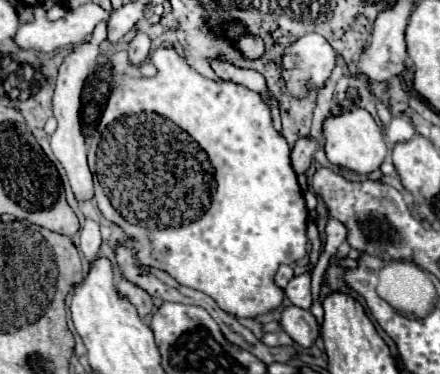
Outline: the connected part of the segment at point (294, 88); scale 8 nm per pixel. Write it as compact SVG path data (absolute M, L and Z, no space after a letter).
M306 34L298 38L282 58L284 78L294 96L304 96L308 86L324 86L334 68L336 54L320 34Z

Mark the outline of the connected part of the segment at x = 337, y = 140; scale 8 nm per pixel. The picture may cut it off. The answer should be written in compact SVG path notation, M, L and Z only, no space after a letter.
M342 106L338 114L328 114L322 122L322 136L328 160L336 166L350 168L358 174L370 174L372 170L376 170L388 154L380 126L372 118L372 114L360 106L354 108Z

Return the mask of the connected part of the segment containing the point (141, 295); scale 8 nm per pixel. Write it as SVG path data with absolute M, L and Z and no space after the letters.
M124 276L116 278L116 288L122 296L126 296L140 312L140 316L146 316L152 312L154 302L152 296L148 296L148 292L144 292L142 288L136 288L136 284L128 284L128 280L124 280Z

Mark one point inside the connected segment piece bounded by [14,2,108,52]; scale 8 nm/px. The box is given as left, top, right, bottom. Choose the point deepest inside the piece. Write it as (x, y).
(42, 35)

